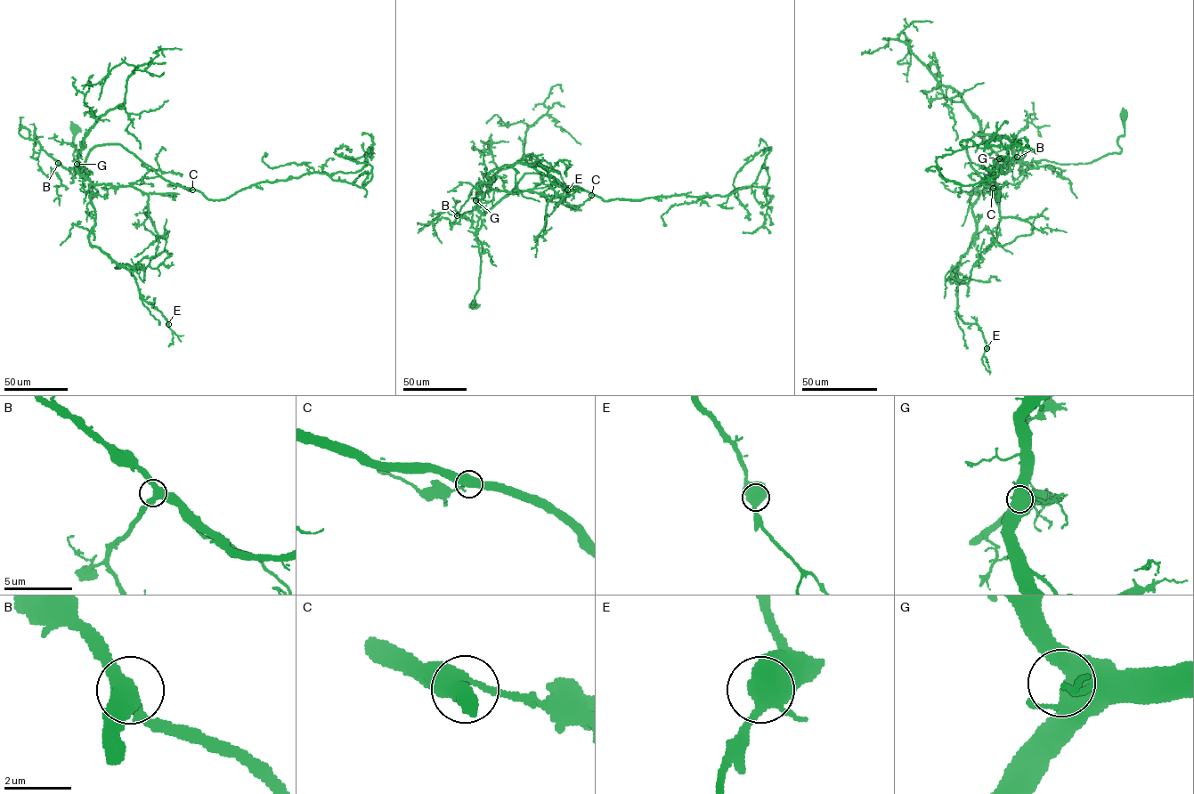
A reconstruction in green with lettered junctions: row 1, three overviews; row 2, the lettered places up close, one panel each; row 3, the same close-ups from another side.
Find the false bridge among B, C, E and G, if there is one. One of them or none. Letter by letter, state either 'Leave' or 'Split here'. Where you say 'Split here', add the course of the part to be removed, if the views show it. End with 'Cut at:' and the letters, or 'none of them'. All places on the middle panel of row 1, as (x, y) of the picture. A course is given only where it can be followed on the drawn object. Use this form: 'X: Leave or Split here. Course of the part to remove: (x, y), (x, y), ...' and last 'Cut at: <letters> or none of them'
B: Leave
C: Leave
E: Leave
G: Leave
Cut at: none of them

